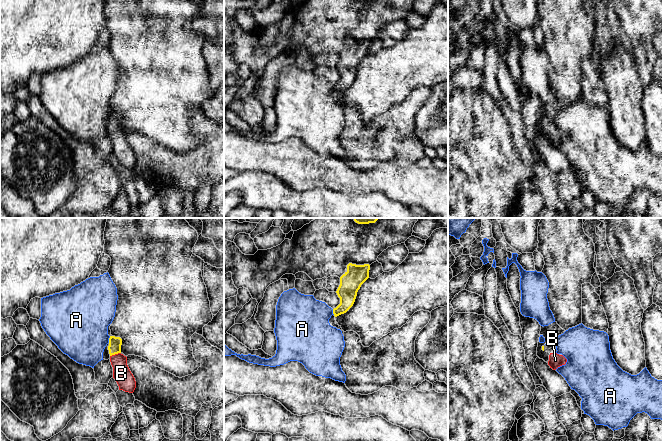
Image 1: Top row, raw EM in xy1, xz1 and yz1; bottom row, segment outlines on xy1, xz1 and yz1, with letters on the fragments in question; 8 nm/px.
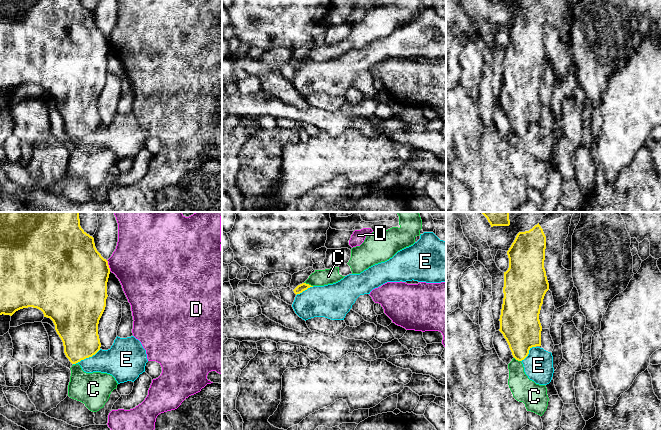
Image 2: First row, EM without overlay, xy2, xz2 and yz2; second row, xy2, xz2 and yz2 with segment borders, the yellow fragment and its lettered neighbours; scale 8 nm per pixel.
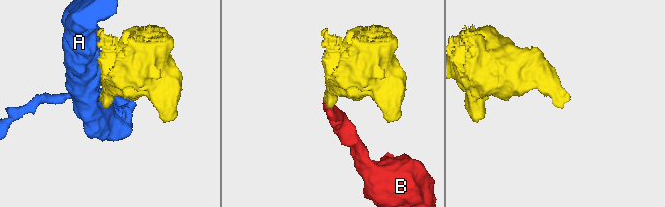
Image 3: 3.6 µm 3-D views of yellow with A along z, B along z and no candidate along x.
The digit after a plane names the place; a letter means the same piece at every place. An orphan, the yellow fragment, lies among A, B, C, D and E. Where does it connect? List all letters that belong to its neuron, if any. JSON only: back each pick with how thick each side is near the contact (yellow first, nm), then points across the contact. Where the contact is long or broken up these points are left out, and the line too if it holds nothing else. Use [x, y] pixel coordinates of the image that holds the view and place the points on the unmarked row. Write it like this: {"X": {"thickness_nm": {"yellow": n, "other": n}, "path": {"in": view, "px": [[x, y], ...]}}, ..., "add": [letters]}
{"B": {"thickness_nm": {"yellow": 100, "other": 140}}, "add": ["B"]}

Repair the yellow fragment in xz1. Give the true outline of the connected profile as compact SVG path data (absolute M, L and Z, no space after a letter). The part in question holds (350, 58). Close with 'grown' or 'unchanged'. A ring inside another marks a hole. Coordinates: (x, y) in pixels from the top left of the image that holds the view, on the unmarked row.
M349 39L347 47L340 53L340 61L336 67L340 80L333 85L335 93L346 89L354 80L361 61L369 54L370 41Z | unchanged

